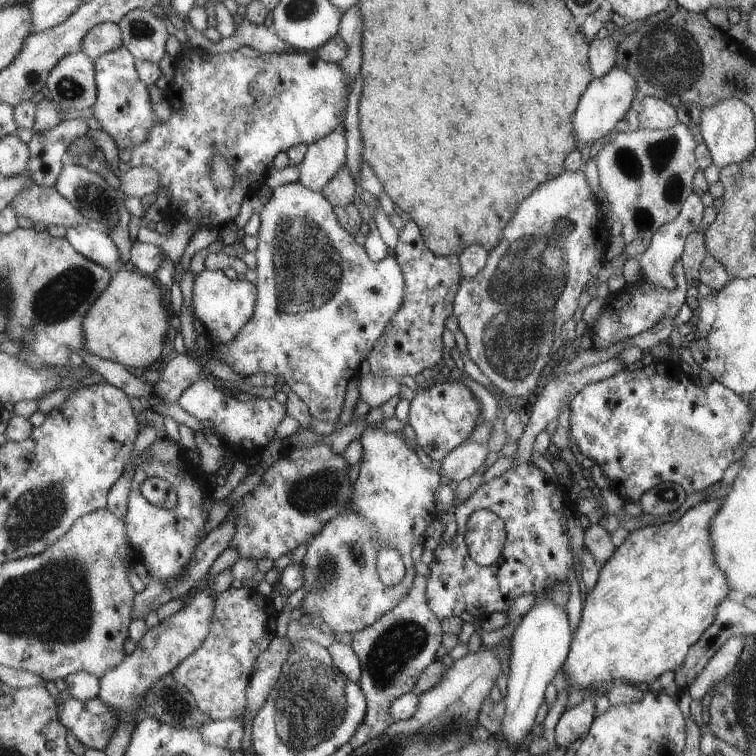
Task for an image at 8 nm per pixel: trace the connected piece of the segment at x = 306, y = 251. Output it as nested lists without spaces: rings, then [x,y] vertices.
[[[299,179],[290,183],[286,183],[282,186],[276,187],[269,196],[268,202],[261,207],[258,212],[261,220],[261,225],[257,235],[257,249],[255,255],[257,256],[257,280],[256,286],[258,287],[258,298],[255,302],[254,316],[251,320],[239,330],[236,337],[231,341],[225,342],[221,345],[214,345],[205,339],[201,340],[199,348],[196,352],[188,352],[186,354],[180,353],[173,360],[170,360],[166,367],[161,370],[160,381],[153,386],[153,393],[156,393],[161,399],[166,399],[170,402],[177,402],[184,389],[187,389],[192,383],[206,379],[208,375],[212,375],[210,369],[202,364],[202,359],[208,356],[210,359],[218,359],[220,362],[227,364],[232,370],[241,375],[254,375],[262,374],[262,372],[268,372],[268,374],[274,374],[276,377],[282,376],[284,381],[290,386],[291,390],[306,403],[309,408],[309,412],[312,418],[316,418],[320,422],[331,422],[337,424],[342,407],[344,404],[344,394],[346,394],[346,386],[348,386],[348,374],[350,378],[356,374],[356,370],[360,368],[360,362],[369,356],[368,350],[374,348],[375,342],[386,332],[386,326],[390,324],[390,320],[395,316],[396,312],[403,306],[406,284],[403,277],[402,267],[400,262],[395,256],[388,255],[381,261],[372,262],[366,249],[356,244],[354,235],[350,236],[350,232],[344,228],[339,222],[339,218],[335,213],[334,207],[331,202],[321,193],[321,191],[313,191],[308,188]]]

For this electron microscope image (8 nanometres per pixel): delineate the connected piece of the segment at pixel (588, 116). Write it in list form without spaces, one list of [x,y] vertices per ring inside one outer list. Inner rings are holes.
[[[615,65],[604,76],[595,78],[587,86],[586,92],[579,101],[579,106],[575,110],[574,125],[575,135],[581,143],[595,142],[599,138],[606,137],[616,124],[626,119],[631,106],[635,102],[638,92],[638,83],[633,75],[627,70]]]

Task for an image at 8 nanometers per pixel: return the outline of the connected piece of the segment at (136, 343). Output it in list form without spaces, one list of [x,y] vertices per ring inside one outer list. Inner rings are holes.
[[[121,268],[111,278],[107,290],[100,294],[87,316],[84,317],[83,331],[87,340],[85,349],[89,354],[96,355],[100,359],[123,364],[129,370],[138,373],[147,370],[152,362],[158,360],[162,350],[165,350],[164,338],[166,338],[166,330],[168,330],[168,314],[162,308],[160,294],[162,292],[160,292],[158,284],[154,280],[150,280],[150,276]]]

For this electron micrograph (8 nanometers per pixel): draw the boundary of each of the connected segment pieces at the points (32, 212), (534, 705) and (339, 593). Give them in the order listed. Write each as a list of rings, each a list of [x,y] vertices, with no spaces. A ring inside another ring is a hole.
[[[32,183],[22,189],[13,200],[18,216],[25,216],[33,223],[43,222],[48,224],[60,224],[65,227],[76,225],[91,225],[89,220],[72,206],[65,196],[62,196],[55,188],[41,187]]]
[[[542,596],[513,631],[510,642],[512,654],[509,658],[511,672],[507,680],[508,695],[504,698],[505,715],[498,732],[501,741],[507,742],[509,748],[514,744],[518,750],[531,732],[538,708],[545,701],[546,687],[551,687],[558,669],[567,660],[571,642],[574,640],[573,634],[566,606],[558,606]]]
[[[366,426],[360,442],[363,453],[351,500],[311,538],[302,560],[310,589],[304,598],[305,614],[320,616],[334,633],[351,635],[374,624],[410,594],[418,575],[410,553],[416,544],[424,545],[422,534],[434,520],[434,486],[440,484],[438,472],[420,464],[399,432]],[[381,539],[400,544],[404,553],[407,573],[396,587],[389,587],[379,577]]]

